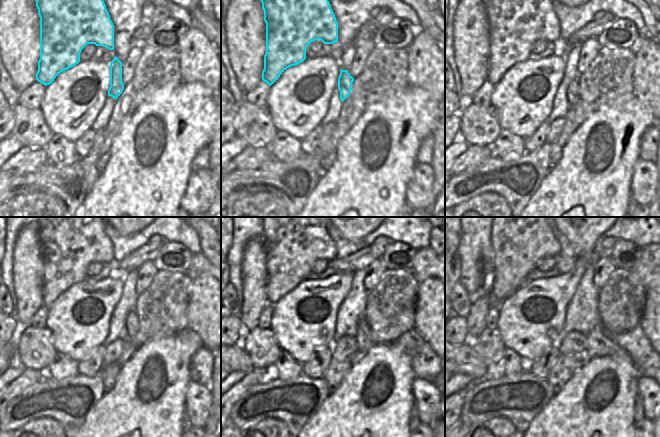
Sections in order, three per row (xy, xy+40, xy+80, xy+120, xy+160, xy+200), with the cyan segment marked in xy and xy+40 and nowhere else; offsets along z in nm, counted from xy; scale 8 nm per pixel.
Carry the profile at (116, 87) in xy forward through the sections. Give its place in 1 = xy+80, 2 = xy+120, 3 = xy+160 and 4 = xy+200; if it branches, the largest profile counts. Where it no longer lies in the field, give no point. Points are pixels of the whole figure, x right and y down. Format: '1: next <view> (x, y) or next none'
1: next xy+80 (572, 96)
2: next xy+120 (137, 338)
3: next xy+160 (364, 343)
4: next xy+200 (598, 343)

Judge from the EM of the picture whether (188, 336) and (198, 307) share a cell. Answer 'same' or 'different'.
different

